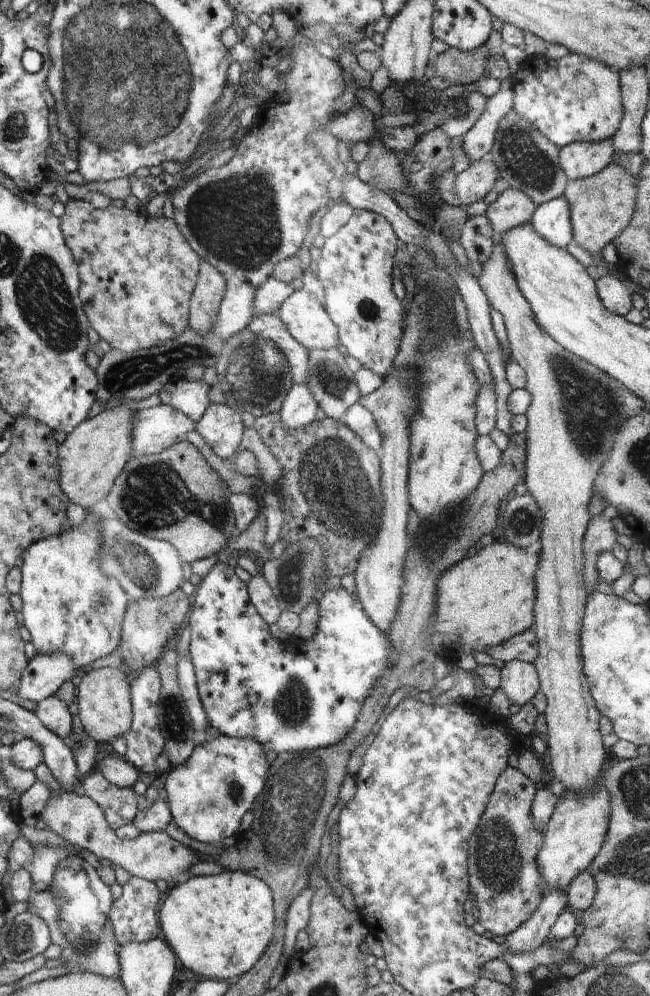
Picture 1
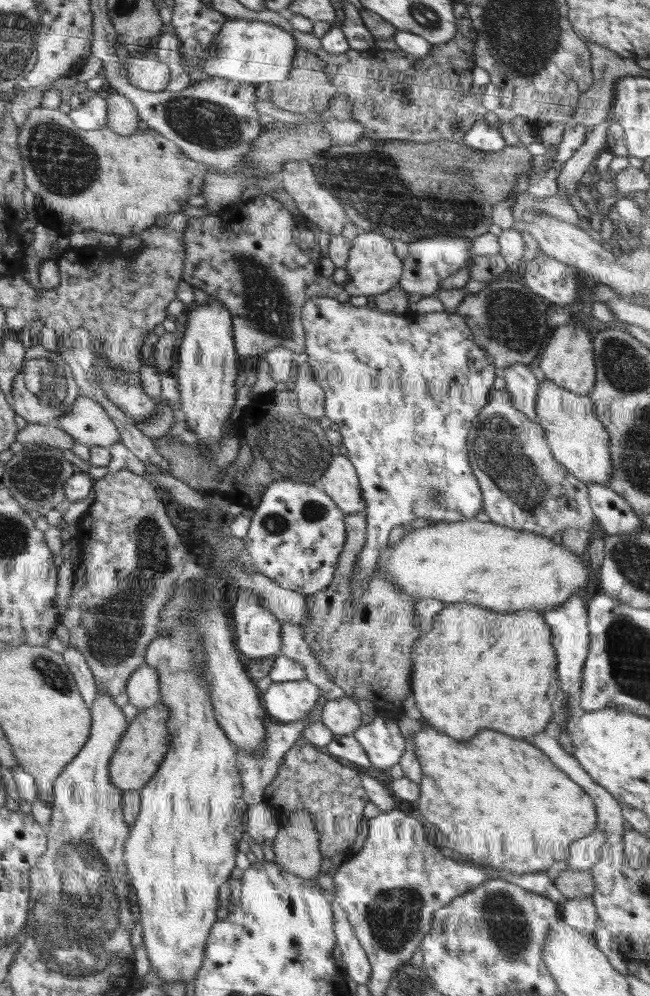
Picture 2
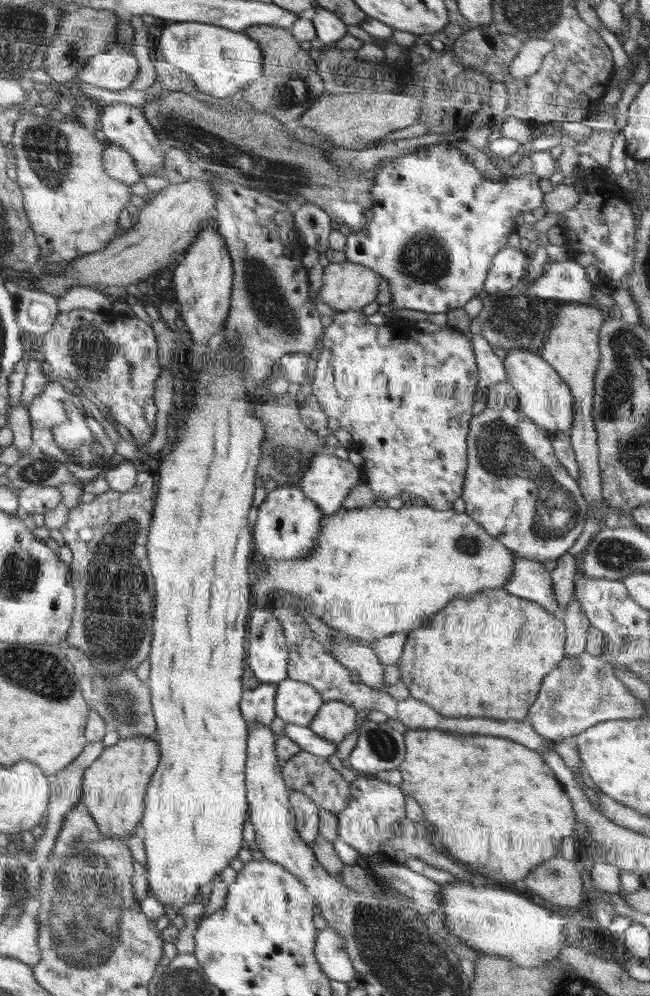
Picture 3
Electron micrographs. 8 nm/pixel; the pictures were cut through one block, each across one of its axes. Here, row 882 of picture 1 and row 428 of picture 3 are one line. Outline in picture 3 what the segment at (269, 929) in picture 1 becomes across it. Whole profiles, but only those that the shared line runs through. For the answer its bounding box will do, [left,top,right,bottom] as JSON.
[140,337,265,912]

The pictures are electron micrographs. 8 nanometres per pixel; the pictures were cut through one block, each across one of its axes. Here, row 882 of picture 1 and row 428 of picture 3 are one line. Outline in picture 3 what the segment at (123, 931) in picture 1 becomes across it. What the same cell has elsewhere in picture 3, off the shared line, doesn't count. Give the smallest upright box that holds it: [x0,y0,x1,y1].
[31,307,161,444]

